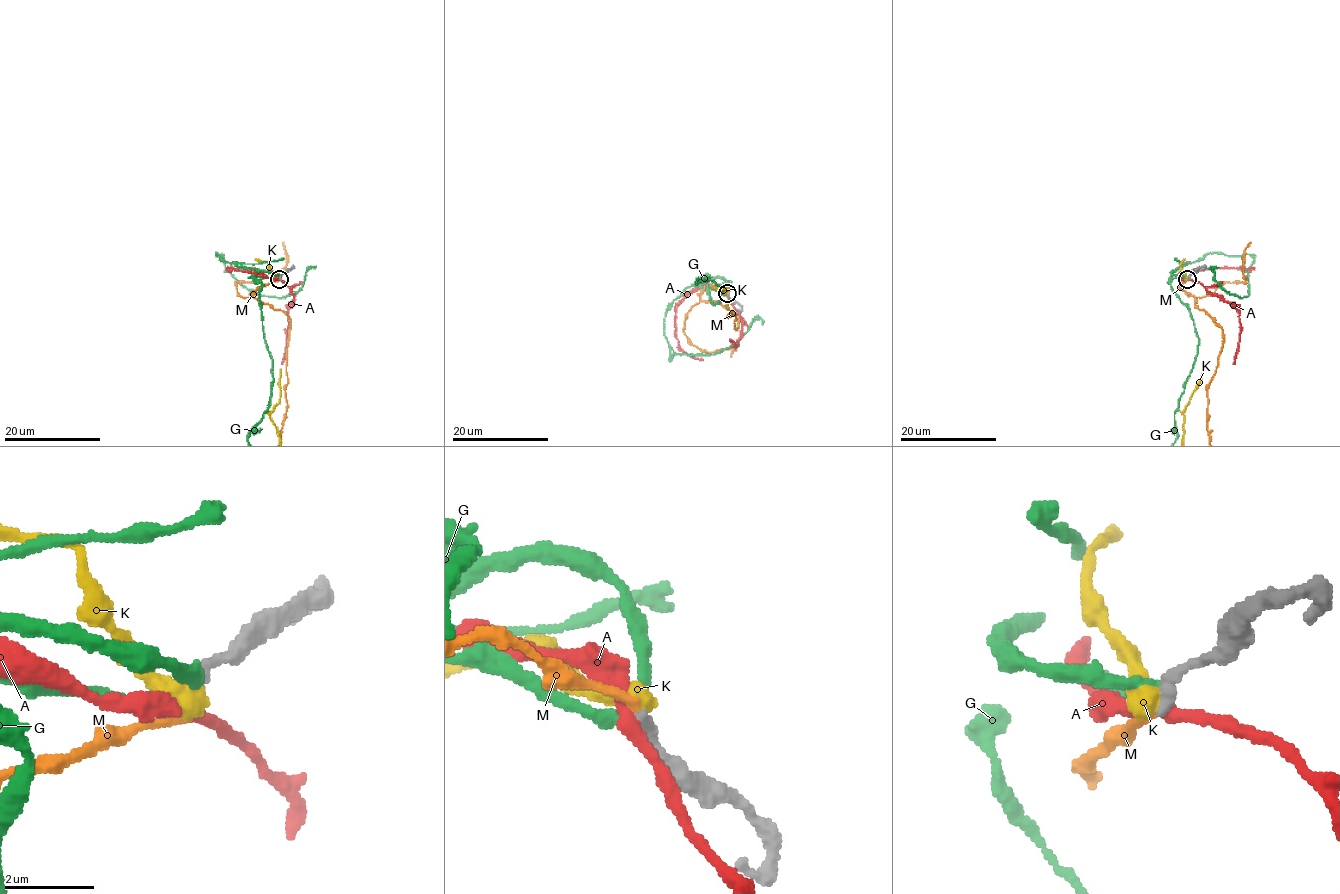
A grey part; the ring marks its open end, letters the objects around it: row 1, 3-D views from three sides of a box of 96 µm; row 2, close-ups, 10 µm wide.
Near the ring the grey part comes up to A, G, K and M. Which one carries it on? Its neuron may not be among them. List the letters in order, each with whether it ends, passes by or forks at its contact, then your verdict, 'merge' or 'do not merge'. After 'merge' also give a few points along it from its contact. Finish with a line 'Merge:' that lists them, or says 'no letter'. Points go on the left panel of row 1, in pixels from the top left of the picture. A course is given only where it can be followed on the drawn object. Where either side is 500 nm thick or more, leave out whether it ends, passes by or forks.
A: it passes by | do not merge
G: it passes by | do not merge
K: do not merge
M: it ends | merge
Merge: M

